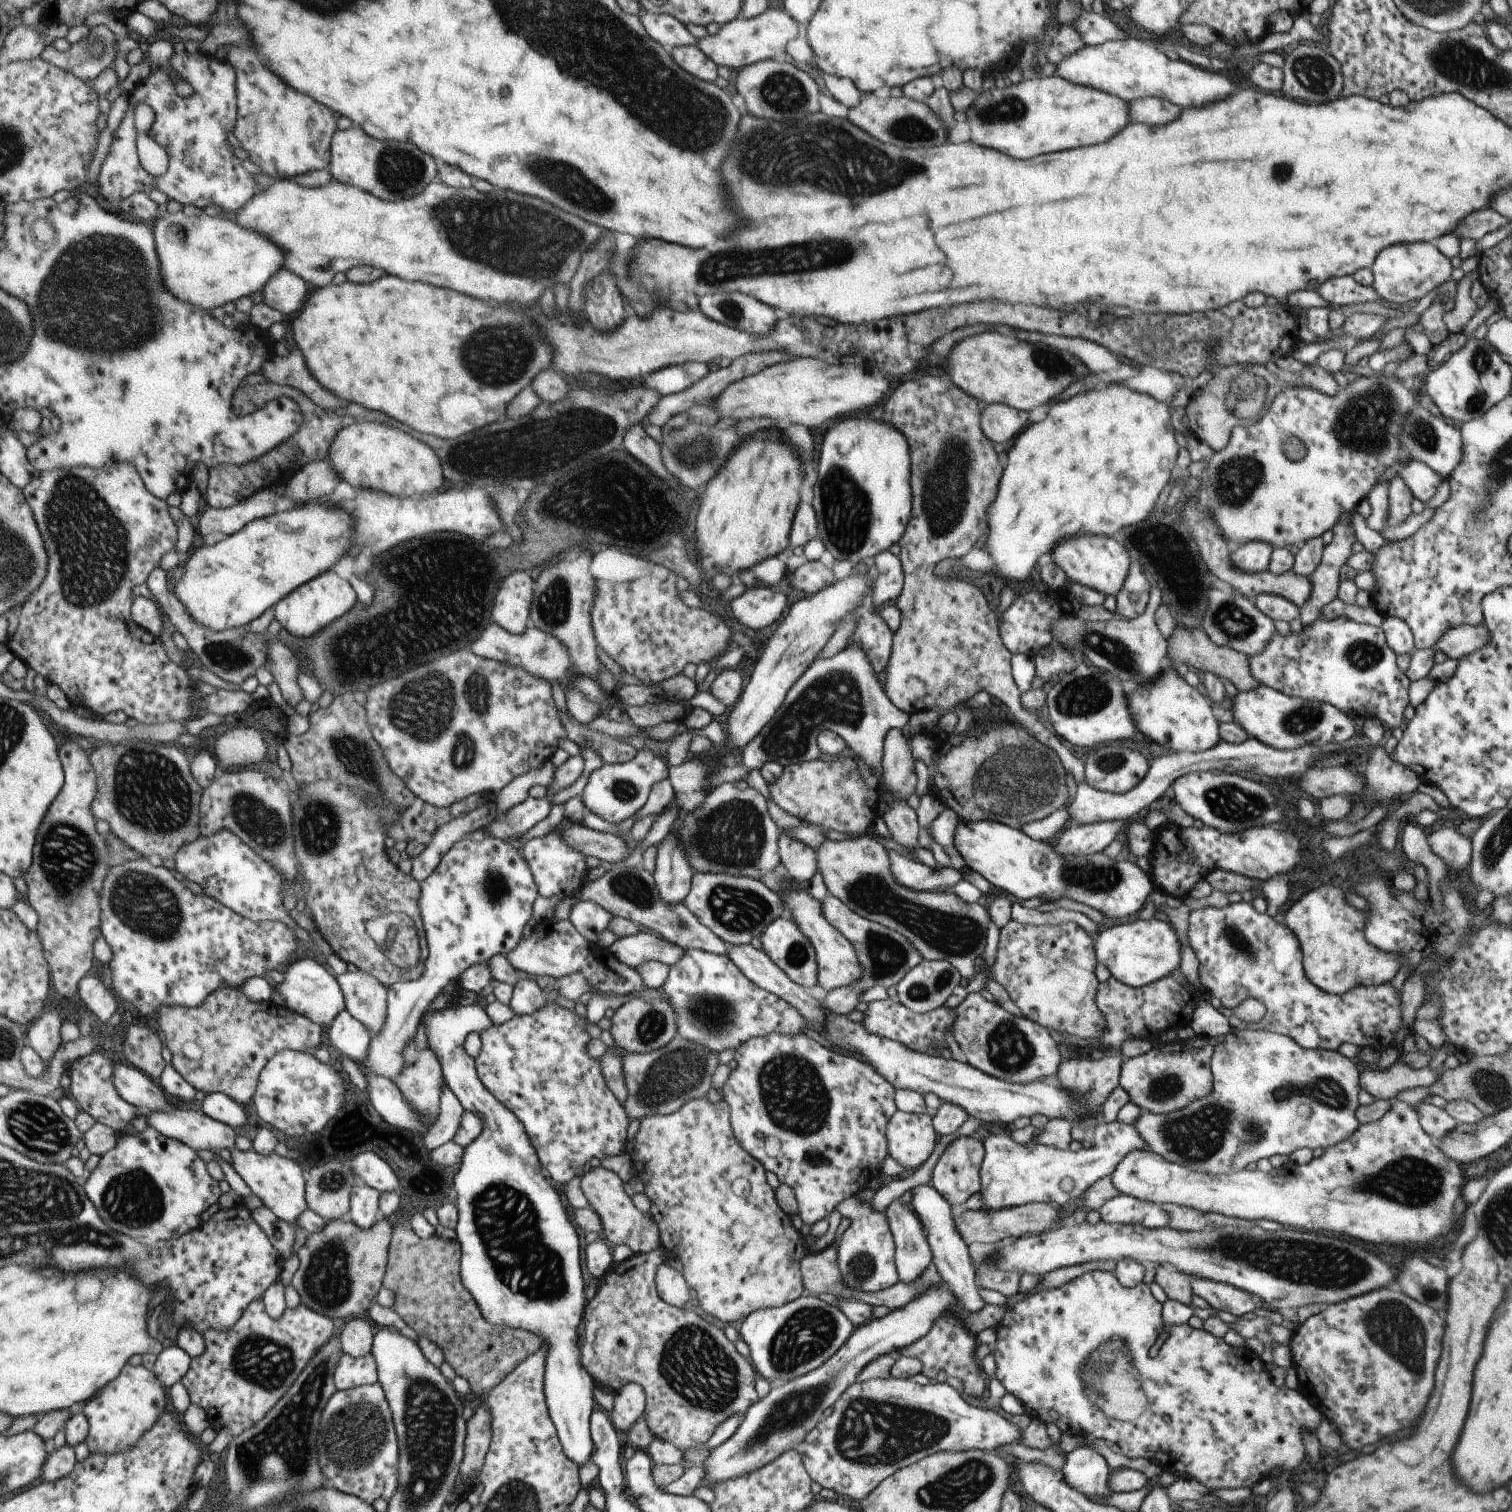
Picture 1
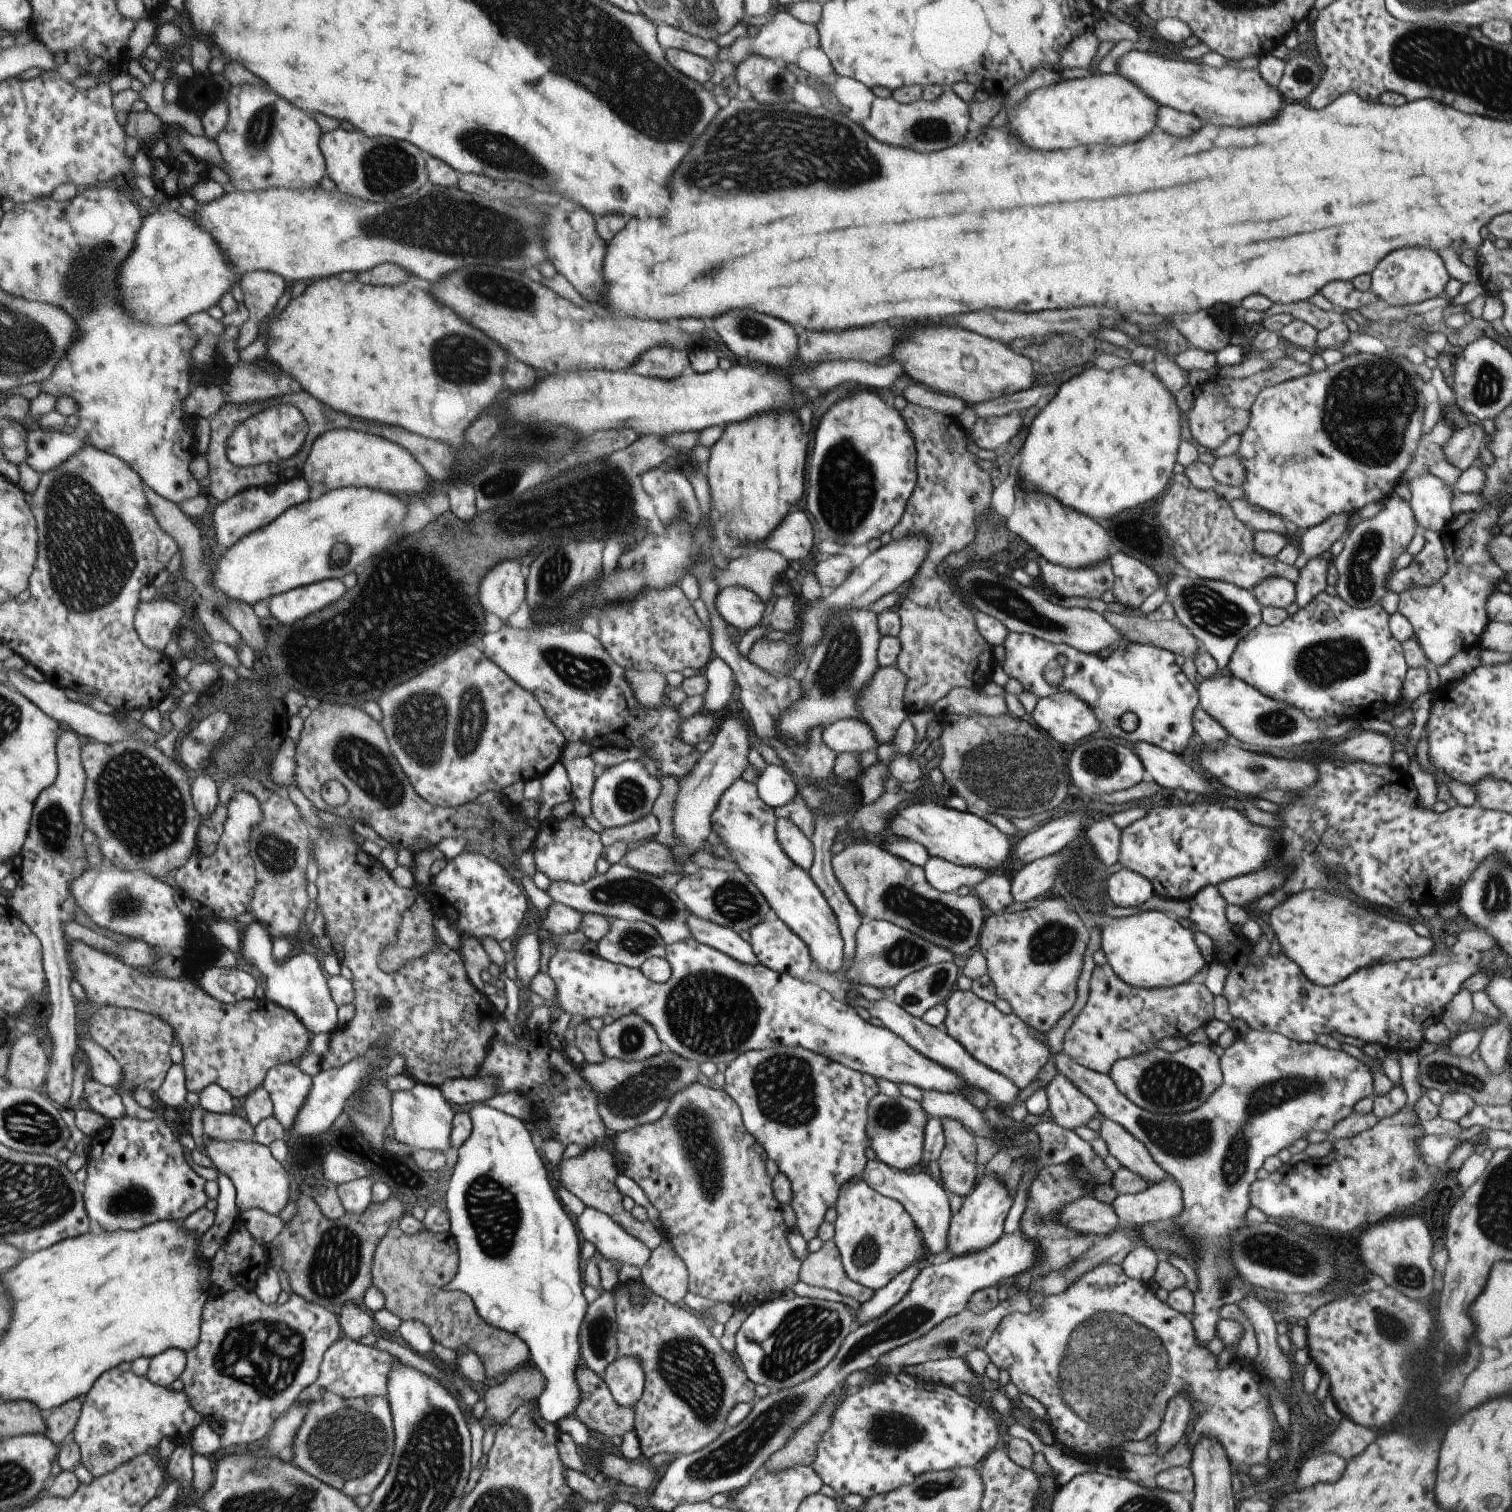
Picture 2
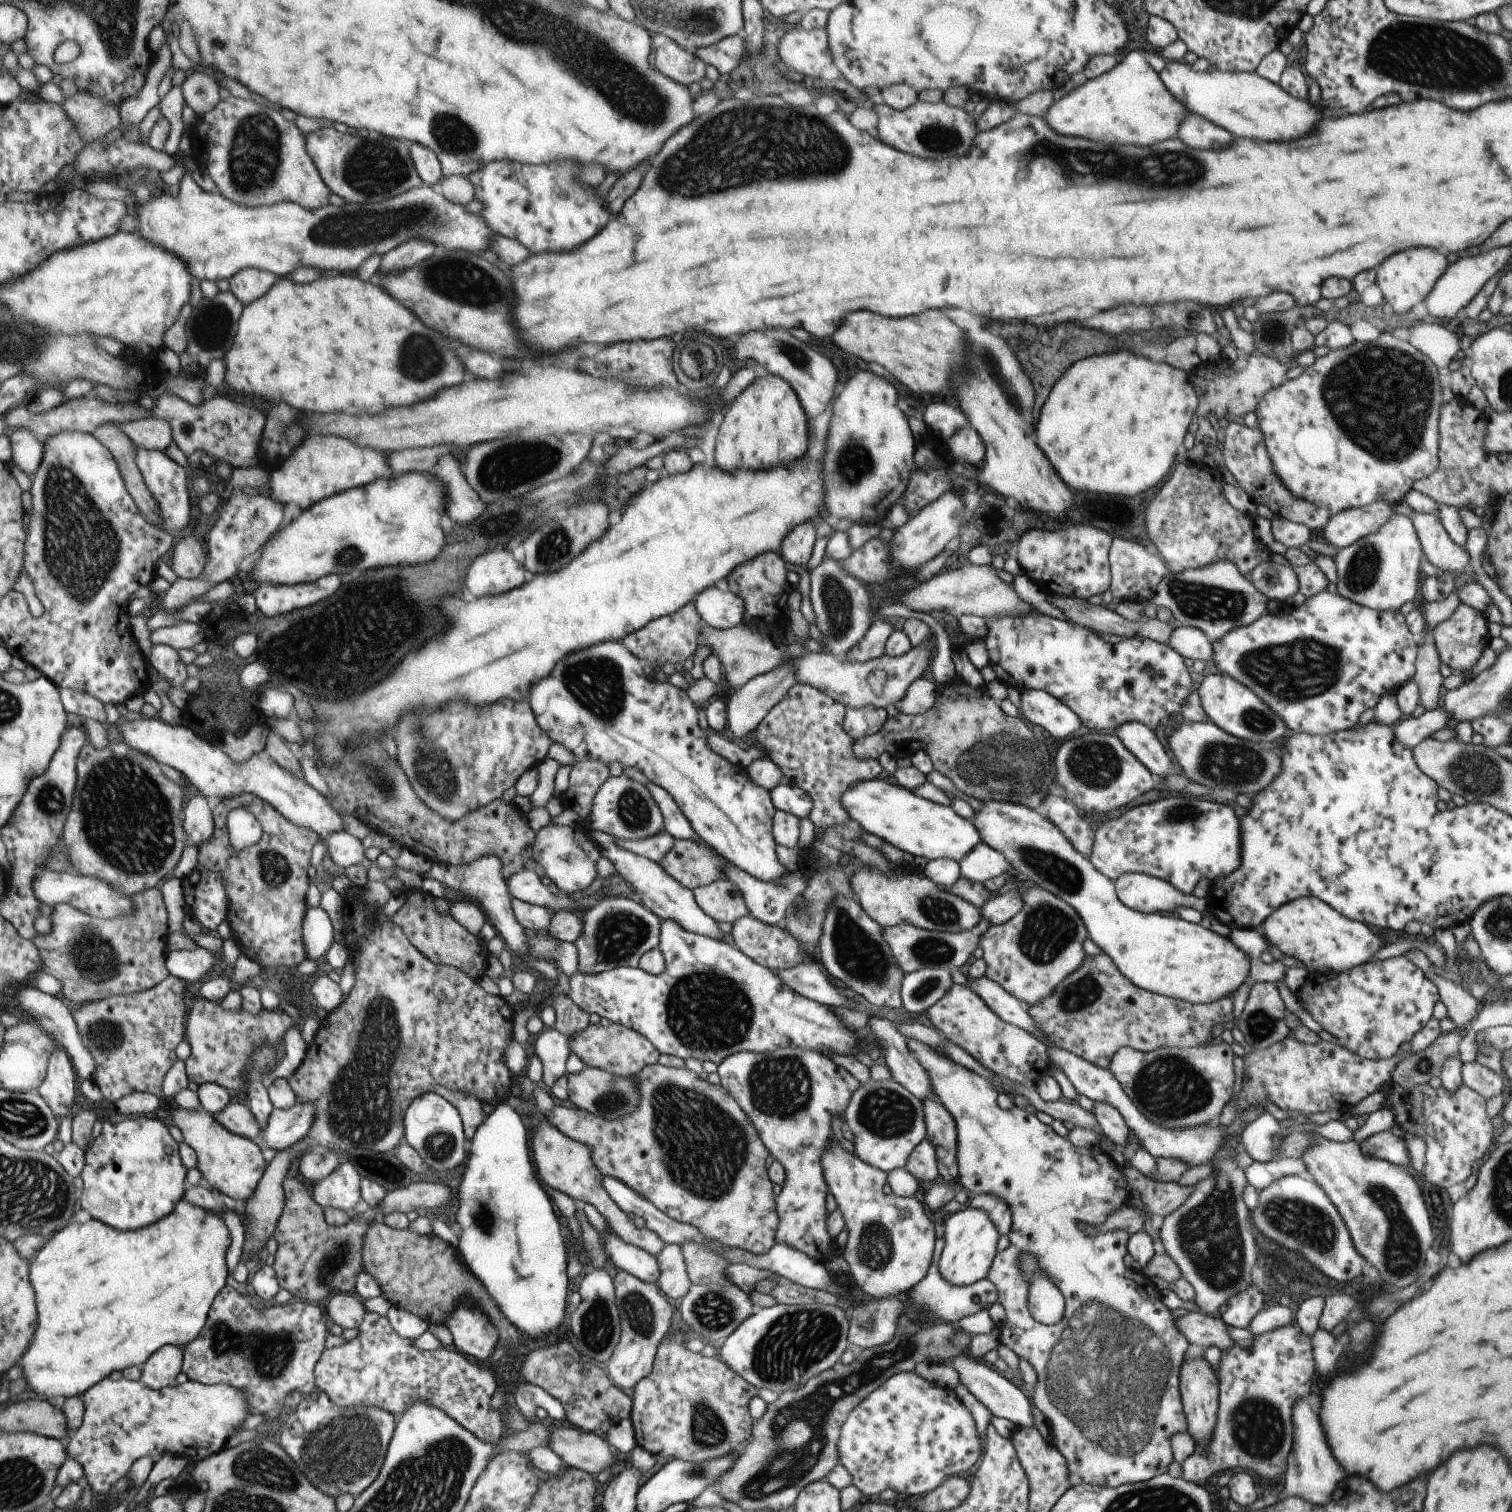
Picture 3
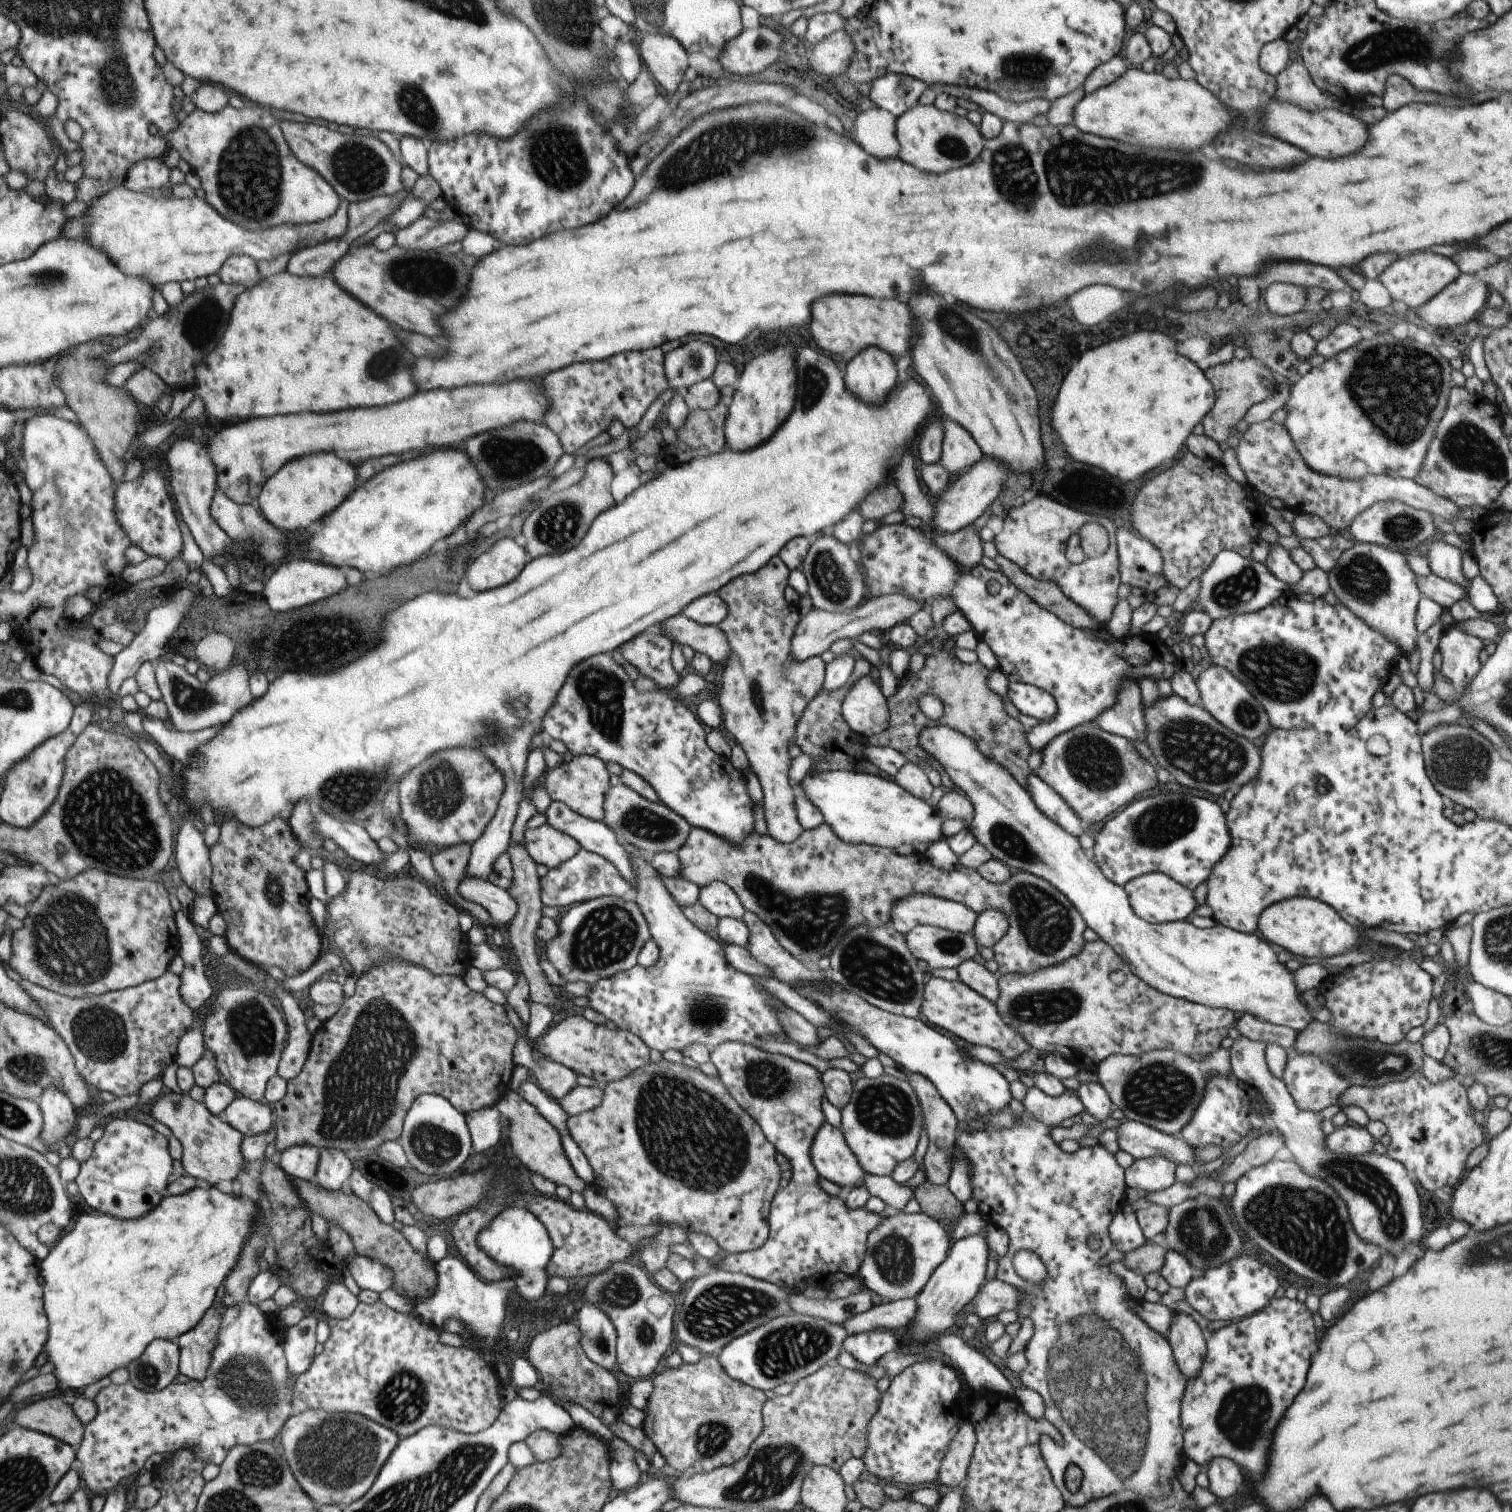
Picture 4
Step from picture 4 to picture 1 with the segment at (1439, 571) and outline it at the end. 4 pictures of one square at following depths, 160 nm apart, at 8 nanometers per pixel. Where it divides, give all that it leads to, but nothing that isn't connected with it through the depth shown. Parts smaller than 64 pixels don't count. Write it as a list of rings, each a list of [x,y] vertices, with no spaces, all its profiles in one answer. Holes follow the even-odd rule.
[[[1411,461],[1399,471],[1399,476],[1419,502],[1427,502],[1433,496],[1437,484],[1444,479],[1421,461]]]

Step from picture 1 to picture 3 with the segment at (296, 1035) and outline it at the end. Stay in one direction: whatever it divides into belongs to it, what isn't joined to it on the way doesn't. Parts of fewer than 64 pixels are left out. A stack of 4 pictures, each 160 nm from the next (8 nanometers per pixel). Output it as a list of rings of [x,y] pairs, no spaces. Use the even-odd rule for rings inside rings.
[[[160,886],[131,895],[136,911],[114,919],[96,917],[61,903],[50,916],[51,930],[32,941],[42,956],[42,970],[62,984],[62,996],[78,1007],[86,1002],[152,989],[170,975],[167,957],[169,918]],[[207,999],[191,1001],[188,1010],[186,1023],[186,1038],[192,1046],[191,1056],[186,1060],[186,1069],[190,1081],[200,1087],[209,1083],[215,1083],[227,1088],[233,1094],[245,1092],[246,1070],[252,1057],[252,1052],[257,1047],[262,1047],[263,1043],[269,1043],[276,1049],[281,1048],[284,1034],[287,1027],[293,1026],[292,1020],[287,1016],[285,1010],[277,1008],[275,1010],[264,1010],[261,1015],[253,1016],[247,1011],[228,1011],[221,1004],[208,1001]]]

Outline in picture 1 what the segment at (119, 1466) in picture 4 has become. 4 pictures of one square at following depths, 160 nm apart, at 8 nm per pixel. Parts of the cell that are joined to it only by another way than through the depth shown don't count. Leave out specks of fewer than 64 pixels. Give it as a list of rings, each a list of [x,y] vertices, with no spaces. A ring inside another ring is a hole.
[[[126,1364],[122,1373],[103,1387],[93,1399],[88,1400],[82,1409],[90,1424],[86,1443],[91,1453],[116,1455],[132,1449],[141,1437],[152,1430],[167,1410],[167,1394],[159,1377],[145,1365]]]

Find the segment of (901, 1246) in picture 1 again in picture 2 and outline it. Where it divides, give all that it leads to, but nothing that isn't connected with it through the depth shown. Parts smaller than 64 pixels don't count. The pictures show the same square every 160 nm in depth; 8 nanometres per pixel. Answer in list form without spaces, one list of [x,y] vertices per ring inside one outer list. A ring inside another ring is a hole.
[[[913,1262],[911,1266],[907,1266],[899,1274],[895,1274],[895,1277],[883,1288],[873,1291],[873,1296],[869,1298],[869,1301],[863,1302],[856,1311],[854,1325],[865,1324],[869,1320],[885,1314],[885,1310],[899,1302],[909,1290],[915,1276],[919,1274],[922,1265],[923,1263]]]

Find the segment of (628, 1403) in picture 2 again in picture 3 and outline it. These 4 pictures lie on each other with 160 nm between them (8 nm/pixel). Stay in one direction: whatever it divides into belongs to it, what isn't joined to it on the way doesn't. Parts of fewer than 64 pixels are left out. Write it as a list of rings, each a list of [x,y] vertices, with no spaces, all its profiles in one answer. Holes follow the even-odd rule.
[[[620,1269],[612,1277],[612,1285],[614,1301],[620,1316],[620,1337],[611,1356],[602,1367],[613,1385],[629,1393],[639,1380],[651,1372],[656,1348],[674,1326],[676,1313],[667,1297],[654,1283],[639,1280],[631,1273]]]

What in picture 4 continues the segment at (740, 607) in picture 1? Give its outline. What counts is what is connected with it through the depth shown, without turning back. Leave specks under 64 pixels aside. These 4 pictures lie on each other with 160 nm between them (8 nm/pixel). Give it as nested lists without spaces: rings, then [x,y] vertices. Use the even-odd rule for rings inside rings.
[[[715,593],[694,598],[681,609],[681,613],[689,620],[700,625],[716,626],[725,618],[726,612],[726,604]]]

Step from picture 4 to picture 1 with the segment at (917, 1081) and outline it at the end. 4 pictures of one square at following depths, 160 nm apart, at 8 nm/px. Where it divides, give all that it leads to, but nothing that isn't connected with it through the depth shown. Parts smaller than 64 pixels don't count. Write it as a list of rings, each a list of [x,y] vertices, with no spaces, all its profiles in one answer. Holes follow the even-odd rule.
[[[957,1136],[955,1140],[949,1142],[949,1145],[943,1150],[943,1154],[939,1156],[929,1185],[953,1208],[958,1209],[973,1194],[977,1194],[981,1190],[981,1178],[979,1177],[980,1165],[984,1156],[982,1142],[975,1138]]]

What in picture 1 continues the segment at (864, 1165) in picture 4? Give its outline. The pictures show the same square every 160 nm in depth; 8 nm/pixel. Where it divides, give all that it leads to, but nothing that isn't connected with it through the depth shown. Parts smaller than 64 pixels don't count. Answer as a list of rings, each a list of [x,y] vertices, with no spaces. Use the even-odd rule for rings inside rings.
[[[895,1110],[885,1126],[886,1154],[907,1169],[917,1170],[935,1148],[935,1132],[929,1113]]]

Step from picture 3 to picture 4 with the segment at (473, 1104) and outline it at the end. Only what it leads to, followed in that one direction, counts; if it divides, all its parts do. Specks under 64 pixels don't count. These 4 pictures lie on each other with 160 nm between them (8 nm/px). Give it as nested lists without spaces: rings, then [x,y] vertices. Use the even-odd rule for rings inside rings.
[[[494,1104],[472,1110],[464,1114],[464,1119],[474,1152],[485,1152],[499,1142],[502,1119]]]

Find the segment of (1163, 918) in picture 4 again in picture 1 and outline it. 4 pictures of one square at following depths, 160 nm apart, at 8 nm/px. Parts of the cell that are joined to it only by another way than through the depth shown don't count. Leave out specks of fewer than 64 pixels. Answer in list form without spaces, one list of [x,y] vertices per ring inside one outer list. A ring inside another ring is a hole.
[[[959,820],[955,834],[953,834],[952,847],[961,856],[969,870],[977,872],[989,883],[991,888],[995,887],[1004,894],[1011,894],[1019,900],[1037,898],[1044,901],[1042,904],[1054,903],[1056,900],[1066,898],[1082,903],[1111,920],[1138,914],[1145,906],[1153,889],[1148,874],[1146,871],[1142,872],[1137,863],[1111,859],[1102,852],[1091,854],[1091,856],[1071,856],[1071,854],[1057,856],[1053,850],[1054,842],[1033,840],[1018,829],[1010,828],[999,822],[991,822],[991,820],[977,822]]]

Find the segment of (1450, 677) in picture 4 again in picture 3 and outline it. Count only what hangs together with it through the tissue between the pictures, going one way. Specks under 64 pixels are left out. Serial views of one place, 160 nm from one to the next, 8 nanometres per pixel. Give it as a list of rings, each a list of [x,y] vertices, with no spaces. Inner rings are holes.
[[[1459,603],[1459,606],[1443,619],[1443,622],[1436,624],[1430,632],[1437,656],[1440,662],[1447,664],[1452,673],[1468,671],[1487,646],[1489,635],[1487,631],[1487,620],[1481,610],[1476,611],[1470,606]]]

